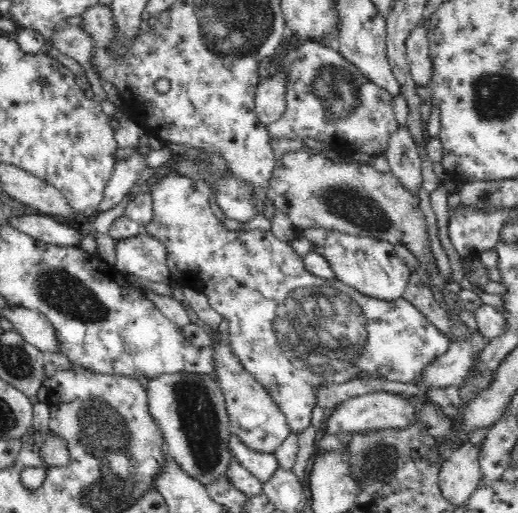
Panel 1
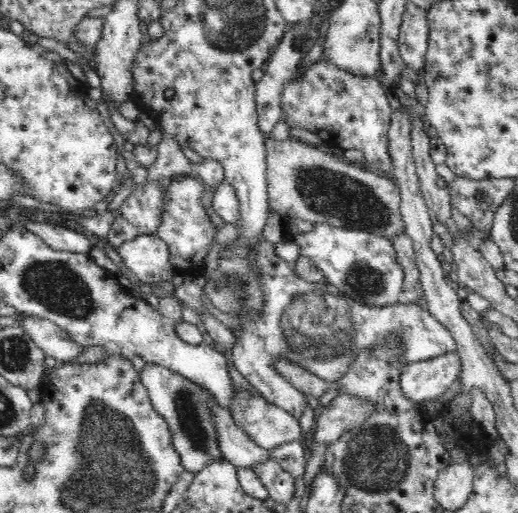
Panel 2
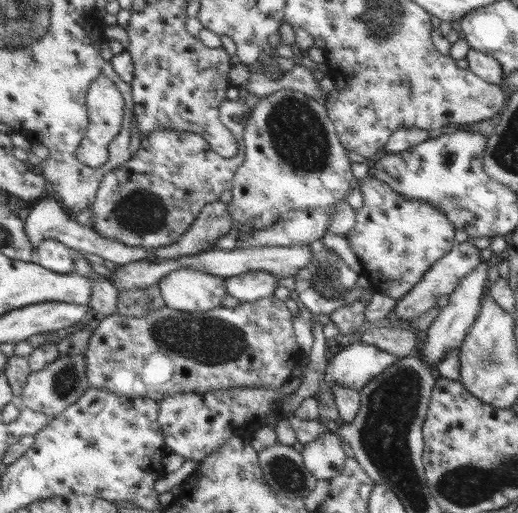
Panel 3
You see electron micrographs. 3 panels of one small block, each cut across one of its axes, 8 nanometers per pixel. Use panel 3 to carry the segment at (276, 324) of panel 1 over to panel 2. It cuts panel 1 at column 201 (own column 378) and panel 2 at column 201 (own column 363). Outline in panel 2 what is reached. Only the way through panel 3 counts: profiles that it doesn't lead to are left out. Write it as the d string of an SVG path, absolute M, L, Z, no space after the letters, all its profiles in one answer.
M184 176L184 178L174 178L174 180L168 180L168 202L166 202L166 206L164 206L164 216L162 216L162 226L158 228L158 238L162 238L168 246L170 246L170 262L172 262L172 268L176 270L176 274L178 274L178 270L180 270L180 274L184 276L184 274L192 274L192 276L200 276L200 274L204 274L200 268L202 266L206 266L206 256L208 256L208 252L212 250L212 242L214 242L214 236L218 234L218 228L216 226L212 226L210 224L210 216L206 214L206 208L204 208L204 204L202 204L202 198L204 198L204 194L206 194L206 184L202 182L202 180L198 180L198 178L192 178L192 176Z

